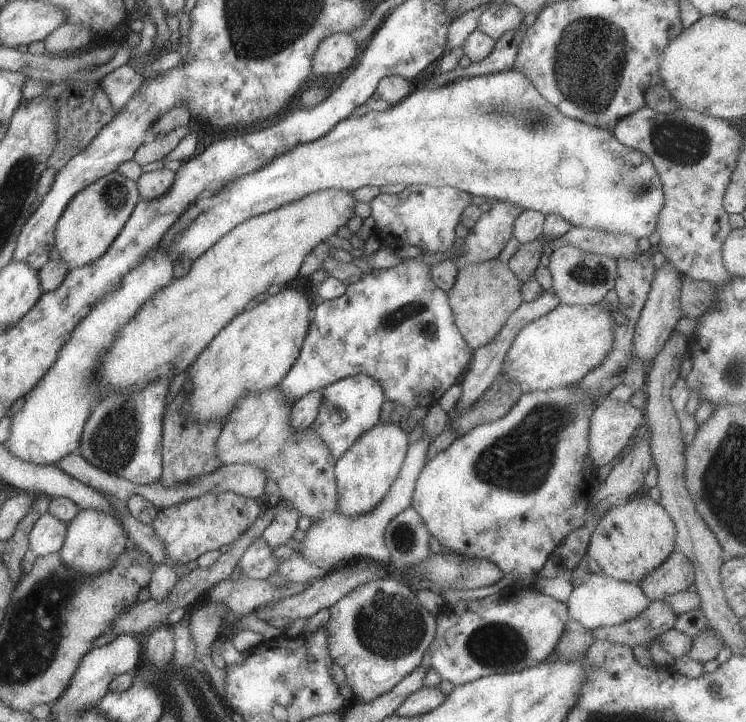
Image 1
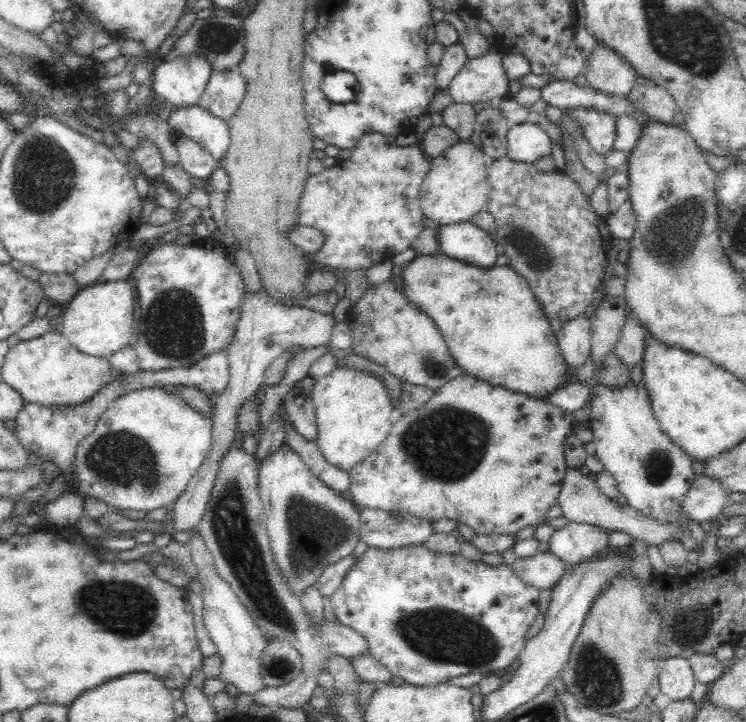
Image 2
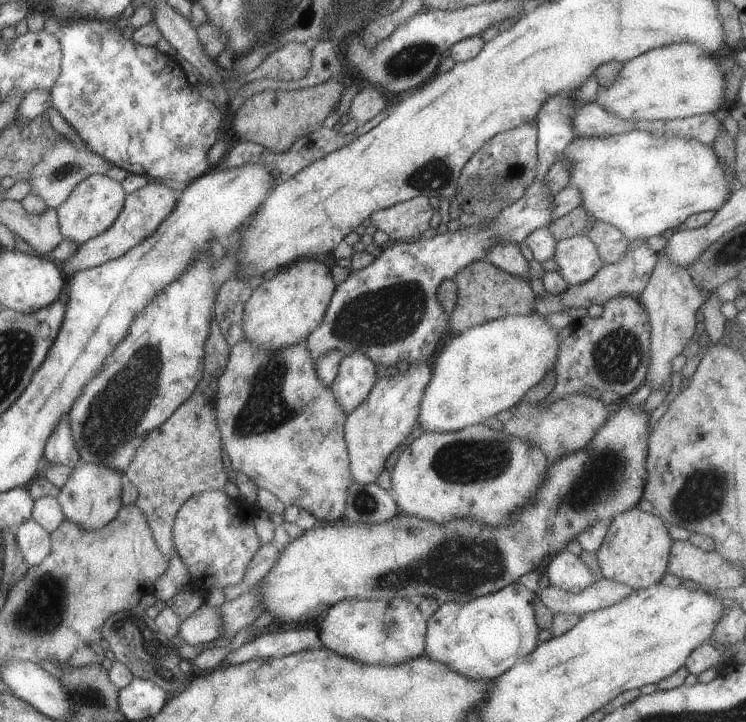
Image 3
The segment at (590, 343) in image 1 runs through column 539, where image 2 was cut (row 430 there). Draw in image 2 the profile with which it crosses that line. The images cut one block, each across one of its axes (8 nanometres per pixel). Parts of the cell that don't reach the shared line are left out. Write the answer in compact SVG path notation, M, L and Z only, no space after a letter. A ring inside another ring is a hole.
M336 368L331 374L314 382L312 392L315 406L317 435L316 446L326 462L339 469L350 470L364 463L373 452L386 440L391 430L390 412L393 410L389 393L377 376L358 372L351 368Z

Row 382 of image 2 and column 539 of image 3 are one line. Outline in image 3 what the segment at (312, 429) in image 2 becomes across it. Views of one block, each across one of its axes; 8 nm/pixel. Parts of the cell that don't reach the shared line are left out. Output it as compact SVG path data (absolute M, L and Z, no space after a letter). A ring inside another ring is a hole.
M632 239L628 244L626 253L619 262L603 265L593 275L593 278L578 285L567 285L561 294L545 293L537 295L534 304L534 312L542 317L554 312L563 312L569 308L589 308L593 304L602 305L610 298L617 295L631 295L638 297L645 288L656 263L656 253L647 248L645 240Z

